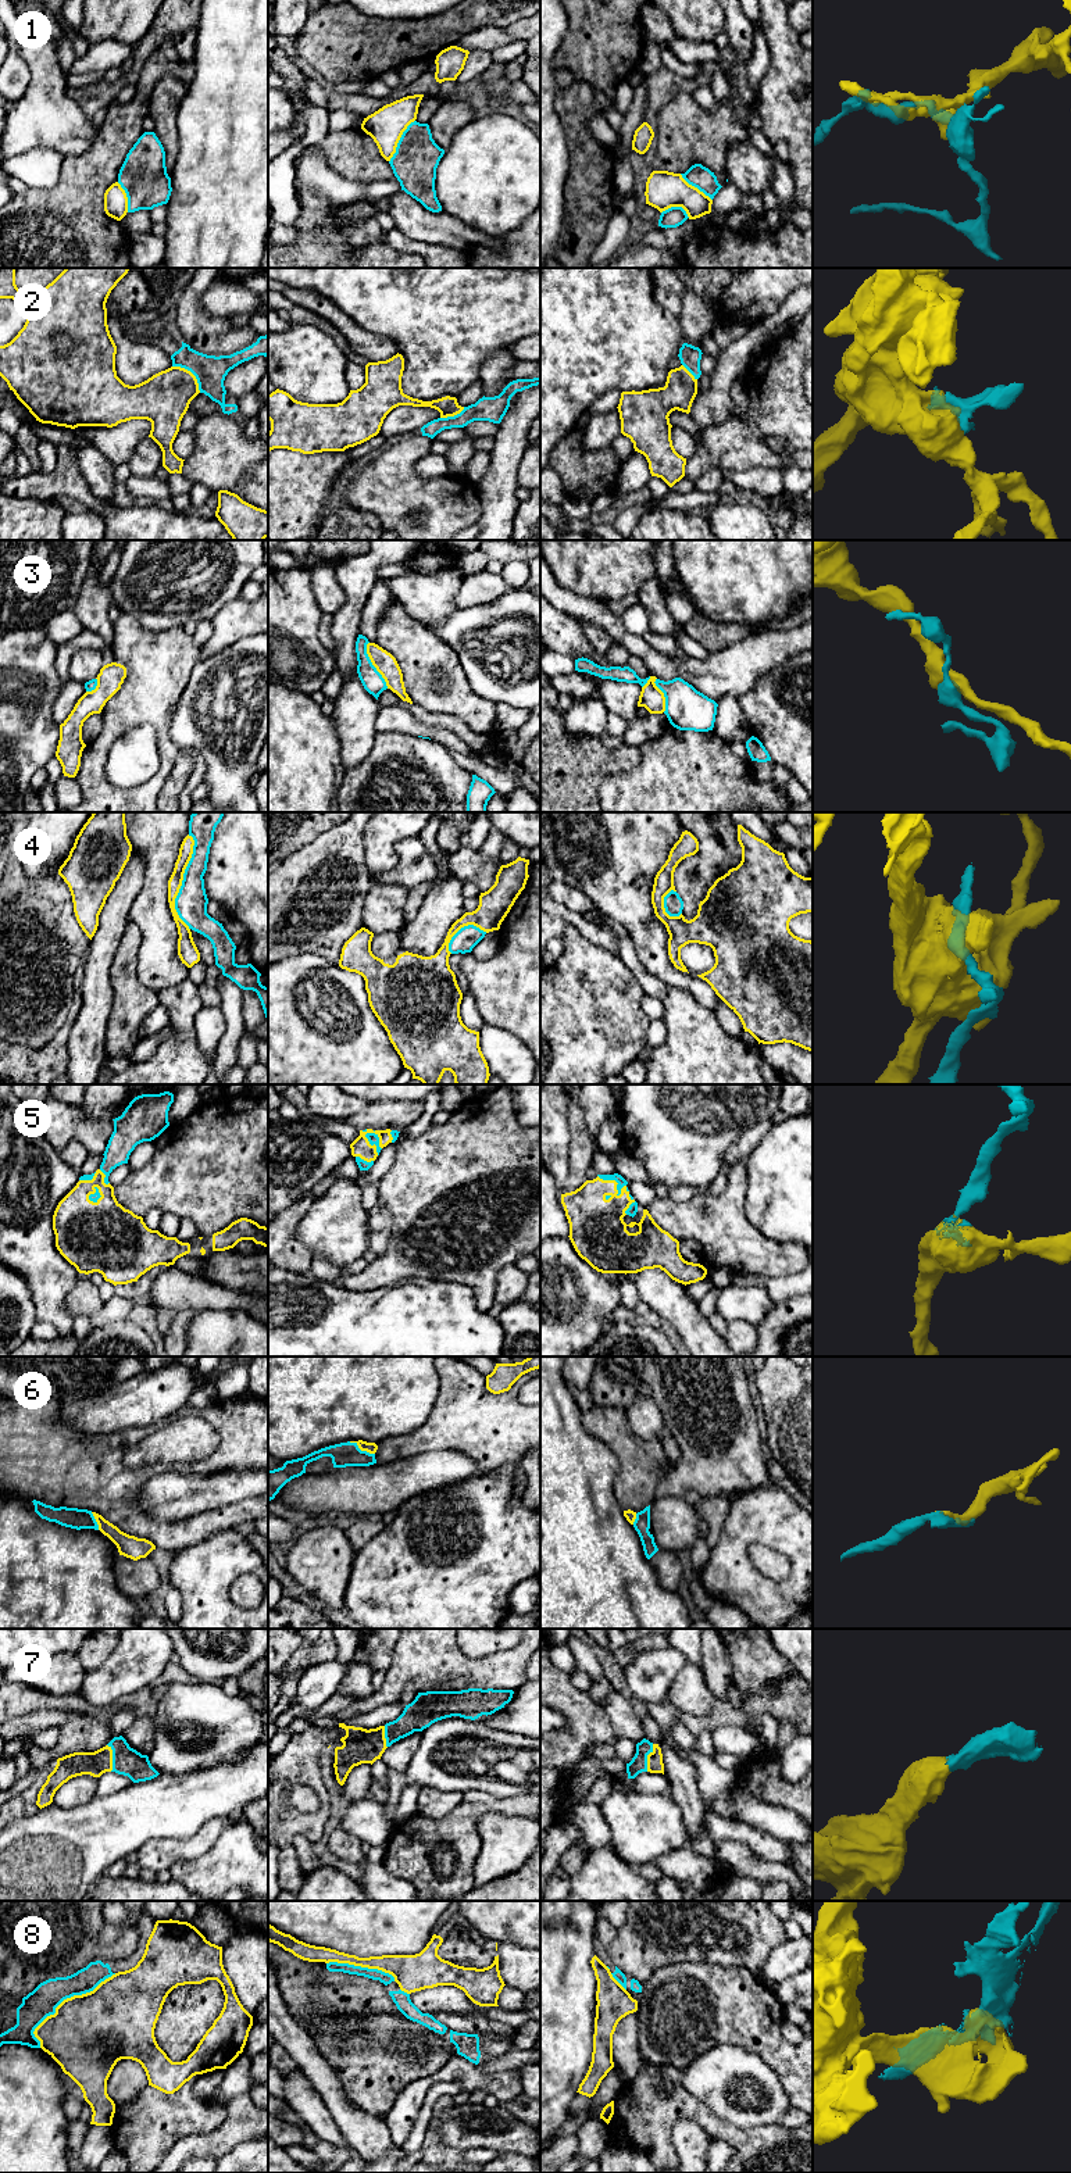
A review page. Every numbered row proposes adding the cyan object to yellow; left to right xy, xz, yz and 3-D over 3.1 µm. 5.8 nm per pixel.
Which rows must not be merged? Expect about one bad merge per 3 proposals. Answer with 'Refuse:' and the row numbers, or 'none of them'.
Refuse: 1, 2, 3, 4, 8

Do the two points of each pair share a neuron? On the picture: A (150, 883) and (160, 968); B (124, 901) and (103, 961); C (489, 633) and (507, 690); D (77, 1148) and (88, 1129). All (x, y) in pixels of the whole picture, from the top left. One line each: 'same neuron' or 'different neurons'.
A: same neuron
B: same neuron
C: same neuron
D: different neurons

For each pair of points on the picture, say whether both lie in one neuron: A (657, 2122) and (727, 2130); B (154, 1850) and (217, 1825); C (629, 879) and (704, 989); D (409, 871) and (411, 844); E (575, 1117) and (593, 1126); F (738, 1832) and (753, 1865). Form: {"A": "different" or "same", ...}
{"A": "same", "B": "same", "C": "same", "D": "same", "E": "different", "F": "different"}

